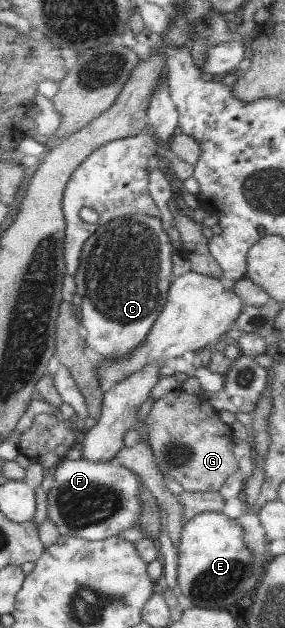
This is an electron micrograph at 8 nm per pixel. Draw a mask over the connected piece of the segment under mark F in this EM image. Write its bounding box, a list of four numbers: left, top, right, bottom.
[47,458,143,540]

